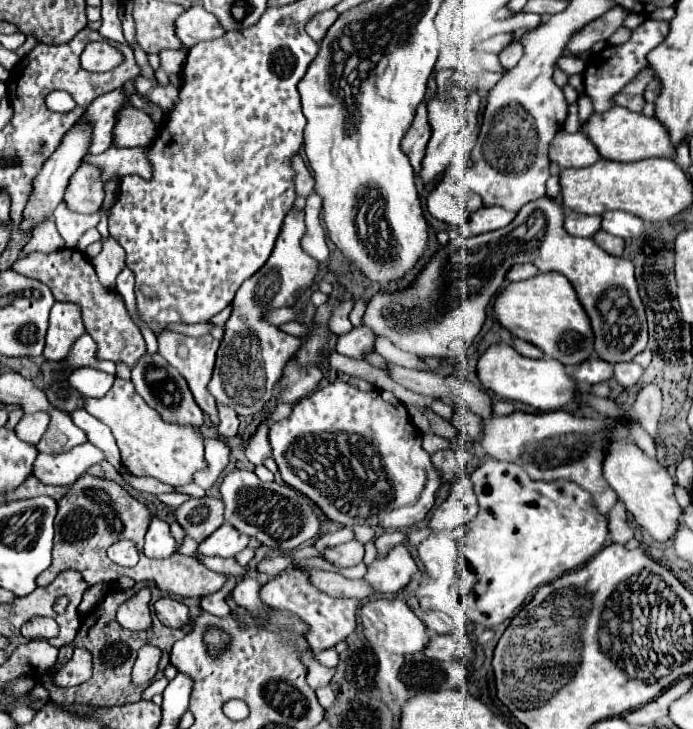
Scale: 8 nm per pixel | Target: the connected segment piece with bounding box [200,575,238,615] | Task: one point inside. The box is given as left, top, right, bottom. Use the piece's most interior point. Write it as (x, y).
(214, 603)

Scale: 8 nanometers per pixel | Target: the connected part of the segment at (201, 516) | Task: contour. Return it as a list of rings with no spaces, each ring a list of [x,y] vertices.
[[[190,499],[174,511],[174,521],[180,523],[188,537],[192,537],[196,543],[202,543],[224,523],[222,513],[224,507],[220,499]]]

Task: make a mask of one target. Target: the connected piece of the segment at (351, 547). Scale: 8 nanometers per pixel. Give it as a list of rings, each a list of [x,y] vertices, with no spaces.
[[[352,539],[348,543],[342,543],[342,545],[336,545],[332,549],[322,551],[322,555],[328,561],[332,561],[332,563],[336,563],[340,567],[352,567],[352,565],[358,565],[362,561],[364,545],[360,541],[356,541],[356,539]]]

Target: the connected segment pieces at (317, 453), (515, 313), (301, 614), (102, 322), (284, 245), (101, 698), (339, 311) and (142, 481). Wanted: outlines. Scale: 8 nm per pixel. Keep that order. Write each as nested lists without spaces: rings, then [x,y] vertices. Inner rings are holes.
[[[344,381],[328,383],[326,387],[316,389],[312,395],[302,397],[302,399],[294,405],[292,413],[290,413],[286,419],[282,419],[282,421],[278,421],[278,423],[274,423],[274,425],[270,427],[270,445],[272,445],[272,449],[274,449],[274,455],[272,455],[272,457],[274,457],[274,461],[276,461],[278,469],[280,469],[280,475],[282,475],[282,479],[284,479],[284,483],[290,485],[290,487],[294,487],[294,489],[298,489],[298,491],[302,491],[304,495],[308,495],[308,497],[326,513],[326,517],[330,517],[332,521],[336,521],[336,523],[340,523],[340,525],[346,525],[346,527],[350,527],[350,525],[366,525],[366,523],[368,523],[370,527],[408,529],[408,527],[420,525],[420,523],[426,519],[426,515],[430,513],[430,509],[434,507],[436,493],[438,493],[438,489],[442,487],[442,477],[440,477],[438,469],[432,465],[430,455],[422,449],[422,437],[420,437],[420,433],[418,433],[418,431],[414,429],[414,425],[408,421],[408,413],[406,413],[404,407],[400,407],[400,405],[402,405],[402,403],[400,403],[390,391],[372,389],[370,393],[364,393],[364,391],[358,391],[358,389],[350,387],[350,385],[344,383]]]
[[[538,273],[530,279],[518,283],[506,283],[494,301],[494,313],[504,329],[522,341],[528,341],[544,351],[546,357],[558,359],[564,365],[578,365],[584,359],[592,357],[592,331],[588,317],[570,281],[560,273]]]
[[[284,569],[278,577],[270,579],[260,589],[260,599],[266,601],[266,605],[280,613],[294,613],[304,625],[306,625],[306,641],[314,651],[324,651],[334,647],[338,641],[344,641],[356,627],[356,613],[360,607],[358,599],[342,599],[342,597],[330,597],[318,589],[312,589],[310,581],[306,579],[306,573],[300,569]],[[280,595],[280,597],[276,597]],[[278,605],[278,607],[276,607]]]
[[[66,247],[60,251],[48,253],[48,255],[44,255],[44,253],[24,255],[14,263],[12,269],[48,285],[56,301],[80,305],[84,329],[96,341],[98,357],[114,361],[114,363],[124,363],[132,369],[142,359],[142,355],[146,355],[144,337],[142,337],[140,329],[136,327],[136,323],[132,321],[124,299],[114,289],[102,287],[102,283],[96,277],[94,265],[90,263],[90,259],[84,253]]]
[[[290,209],[284,217],[282,231],[276,239],[274,251],[262,271],[252,275],[234,297],[232,317],[226,321],[224,341],[216,353],[214,377],[208,391],[216,401],[232,407],[242,417],[256,417],[270,397],[274,395],[274,385],[282,377],[282,369],[288,359],[298,351],[300,339],[282,333],[278,327],[260,321],[260,315],[272,307],[290,307],[294,305],[294,291],[300,287],[310,287],[318,273],[318,263],[310,259],[302,247],[300,239],[306,231],[304,209]]]
[[[112,591],[108,593],[84,619],[82,619],[82,625],[78,629],[78,635],[76,639],[72,641],[72,645],[66,645],[66,647],[60,647],[60,653],[62,653],[62,661],[68,661],[72,657],[72,651],[76,647],[84,647],[92,653],[94,657],[94,677],[70,691],[62,691],[58,687],[52,685],[52,681],[44,681],[42,687],[50,693],[50,701],[54,701],[56,705],[62,705],[62,707],[70,707],[70,705],[100,705],[100,707],[116,707],[116,705],[126,705],[126,703],[132,703],[132,701],[138,701],[142,691],[144,691],[144,685],[132,685],[132,665],[136,661],[136,653],[142,645],[150,643],[150,645],[156,645],[160,651],[162,651],[162,659],[160,659],[160,665],[158,665],[158,673],[156,677],[162,677],[164,673],[164,667],[168,665],[168,651],[172,649],[172,645],[182,639],[182,635],[186,635],[186,631],[190,629],[190,625],[184,625],[180,629],[172,629],[172,627],[166,627],[162,625],[158,619],[152,619],[152,627],[146,629],[146,631],[128,631],[128,629],[122,629],[116,619],[114,619],[114,611],[116,611],[116,603],[122,603],[124,601],[124,591]]]
[[[346,299],[346,301],[342,301],[342,303],[334,309],[334,313],[332,313],[330,321],[328,321],[330,331],[332,331],[334,335],[340,335],[340,333],[346,333],[346,331],[352,329],[352,323],[350,323],[350,319],[348,319],[352,307],[354,307],[354,299]]]
[[[124,477],[128,485],[132,485],[134,489],[142,491],[142,493],[152,493],[152,495],[160,495],[160,493],[174,493],[176,489],[172,485],[164,485],[164,483],[158,483],[156,479],[150,479],[150,477]]]

